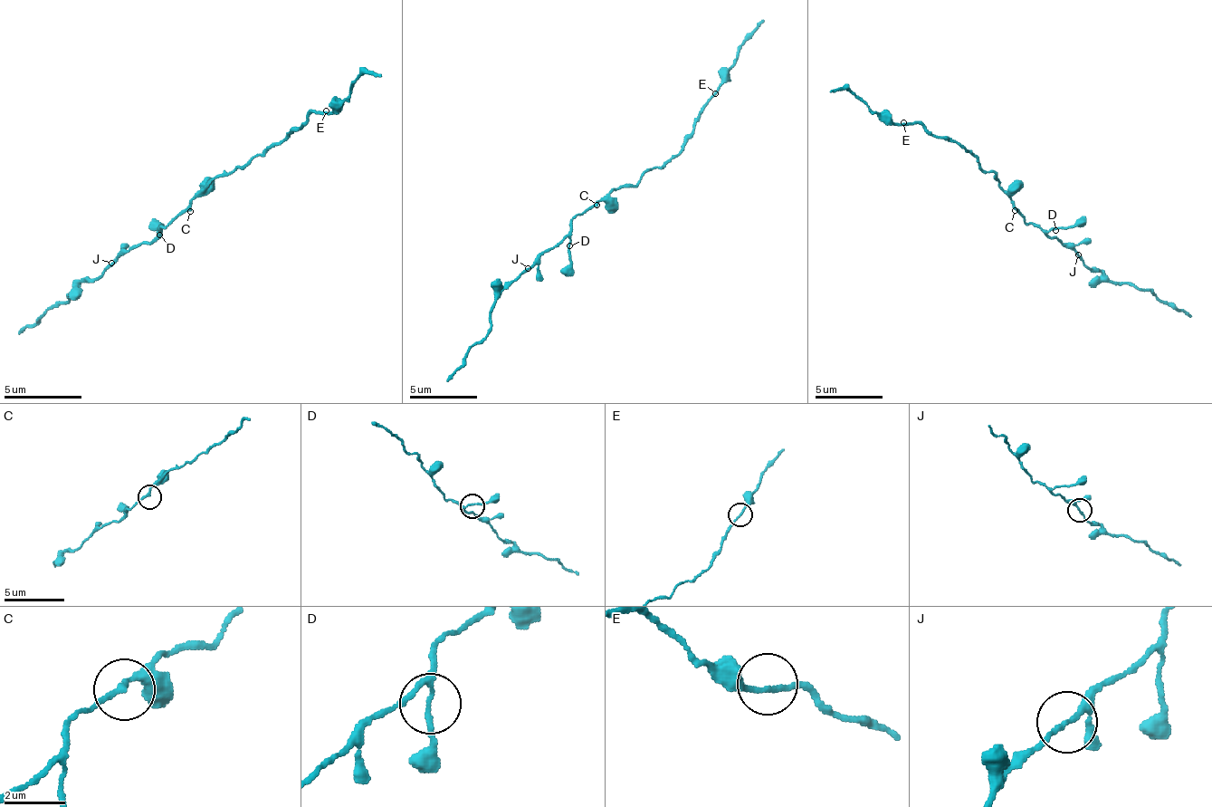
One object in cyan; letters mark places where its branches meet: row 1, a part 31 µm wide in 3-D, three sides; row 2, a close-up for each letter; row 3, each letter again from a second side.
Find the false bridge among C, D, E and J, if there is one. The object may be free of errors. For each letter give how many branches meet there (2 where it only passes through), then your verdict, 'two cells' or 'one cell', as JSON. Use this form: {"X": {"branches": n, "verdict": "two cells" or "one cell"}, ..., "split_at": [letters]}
{"C": {"branches": 2, "verdict": "one cell"}, "D": {"branches": 3, "verdict": "one cell"}, "E": {"branches": 2, "verdict": "one cell"}, "J": {"branches": 3, "verdict": "one cell"}, "split_at": []}

